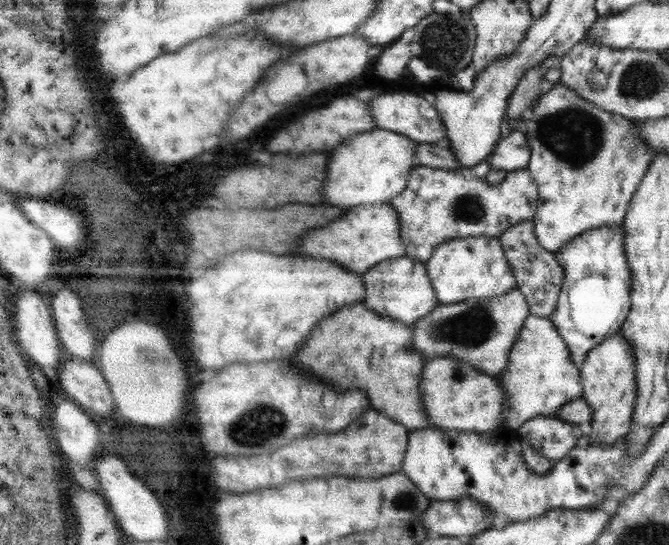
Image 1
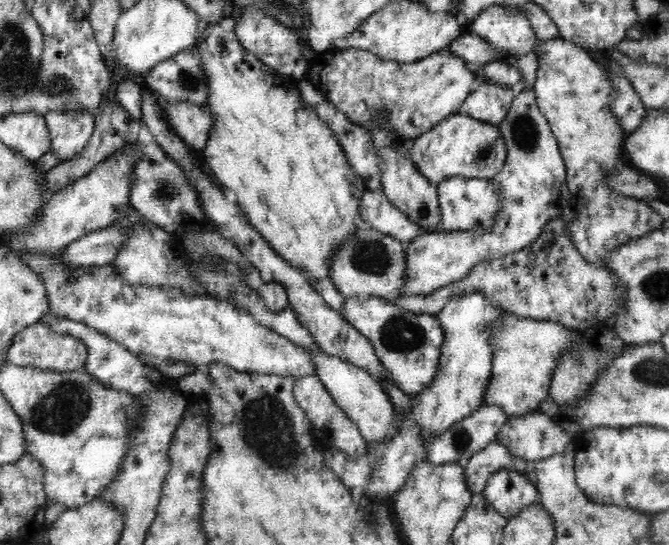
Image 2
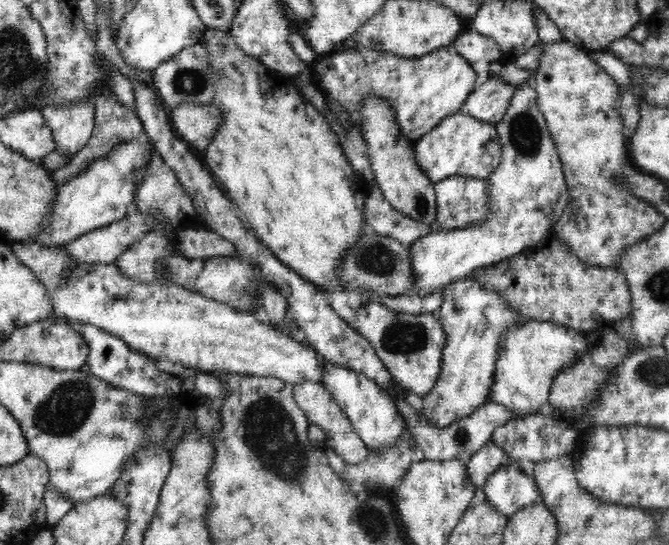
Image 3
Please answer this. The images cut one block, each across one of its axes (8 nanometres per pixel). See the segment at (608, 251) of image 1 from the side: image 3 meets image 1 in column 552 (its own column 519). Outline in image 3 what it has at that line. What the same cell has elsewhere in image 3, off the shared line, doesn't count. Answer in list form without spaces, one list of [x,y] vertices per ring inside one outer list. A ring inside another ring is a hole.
[[[476,271],[452,280],[441,291],[442,304],[436,314],[446,332],[447,342],[440,357],[440,376],[434,388],[423,397],[423,415],[438,428],[446,428],[470,416],[489,401],[504,336],[532,319],[512,308],[497,290],[481,284],[475,276]]]

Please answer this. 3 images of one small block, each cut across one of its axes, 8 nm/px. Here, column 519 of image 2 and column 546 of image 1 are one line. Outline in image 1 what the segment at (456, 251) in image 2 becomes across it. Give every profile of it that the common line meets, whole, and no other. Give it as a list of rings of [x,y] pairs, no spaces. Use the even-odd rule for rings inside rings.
[[[556,82],[547,93],[540,96],[531,118],[522,120],[520,128],[525,133],[531,149],[527,171],[537,185],[538,198],[535,217],[531,222],[536,242],[541,248],[554,254],[565,243],[569,243],[576,235],[587,230],[622,228],[631,195],[652,158],[647,144],[643,144],[639,132],[635,132],[632,120],[605,112]]]

